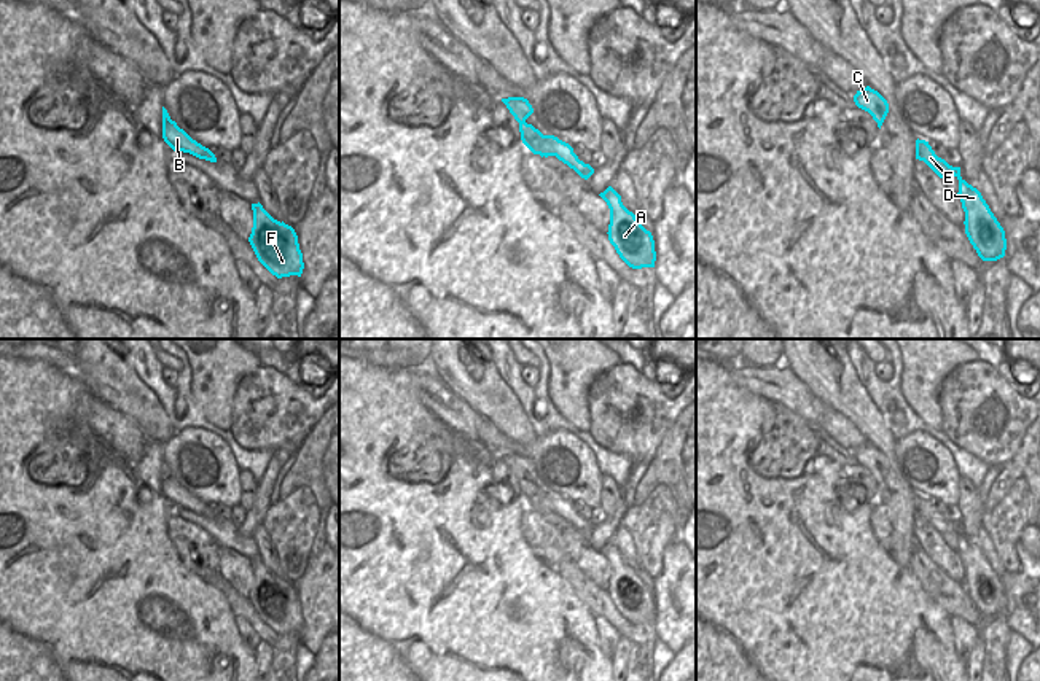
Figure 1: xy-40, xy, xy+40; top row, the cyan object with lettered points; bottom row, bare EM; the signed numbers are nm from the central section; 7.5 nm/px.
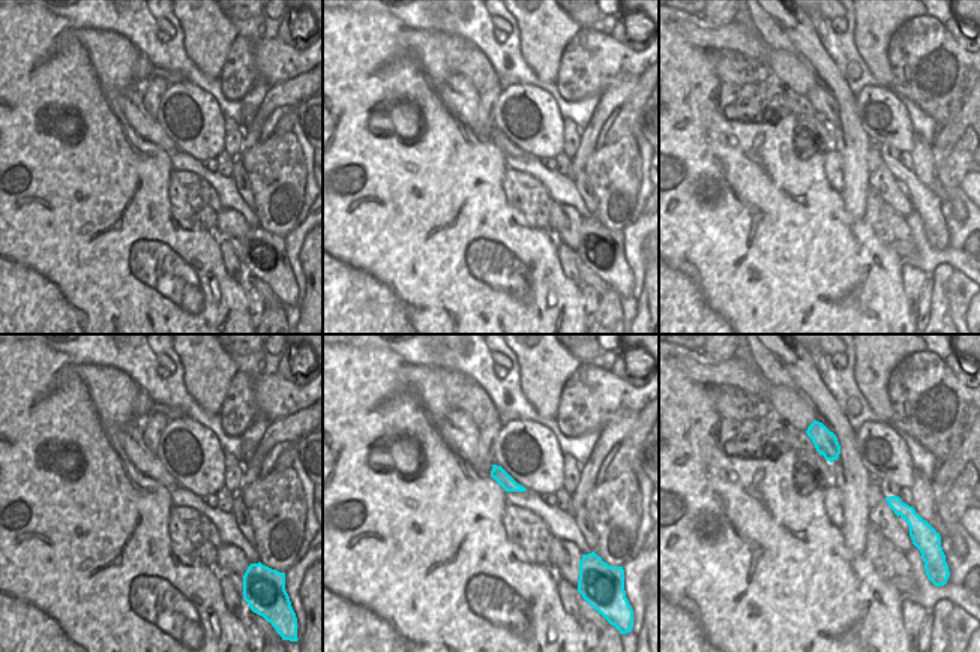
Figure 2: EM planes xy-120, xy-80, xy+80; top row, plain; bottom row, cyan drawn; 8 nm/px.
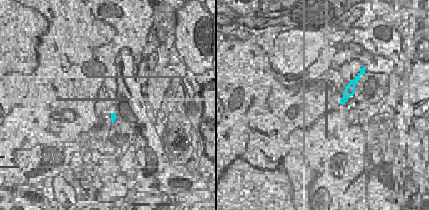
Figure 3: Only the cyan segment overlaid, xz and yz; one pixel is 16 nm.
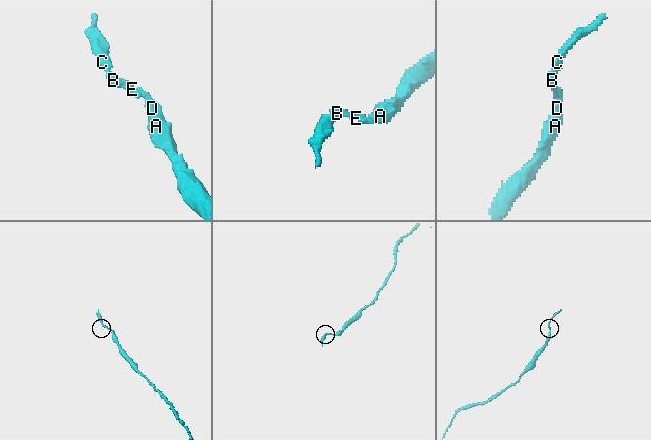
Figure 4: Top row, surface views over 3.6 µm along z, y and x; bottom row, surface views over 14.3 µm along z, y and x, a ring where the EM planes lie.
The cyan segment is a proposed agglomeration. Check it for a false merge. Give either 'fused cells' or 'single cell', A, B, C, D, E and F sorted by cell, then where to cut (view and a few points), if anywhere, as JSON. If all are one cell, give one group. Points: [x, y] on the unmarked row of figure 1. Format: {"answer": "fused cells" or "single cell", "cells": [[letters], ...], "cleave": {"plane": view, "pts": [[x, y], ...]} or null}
{"answer": "single cell", "cells": [["A", "B", "C", "D", "E", "F"]], "cleave": null}

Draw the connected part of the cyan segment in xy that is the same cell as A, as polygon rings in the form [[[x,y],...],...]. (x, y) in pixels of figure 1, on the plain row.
[[[612,543],[599,552],[610,565],[607,590],[620,614],[632,625],[655,624],[656,608],[651,589],[623,562],[621,552]]]

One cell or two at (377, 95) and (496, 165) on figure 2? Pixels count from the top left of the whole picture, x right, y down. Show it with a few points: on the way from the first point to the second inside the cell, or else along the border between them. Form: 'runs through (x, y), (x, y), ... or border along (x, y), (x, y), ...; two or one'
runs through (407, 89), (411, 89), (465, 146); one

